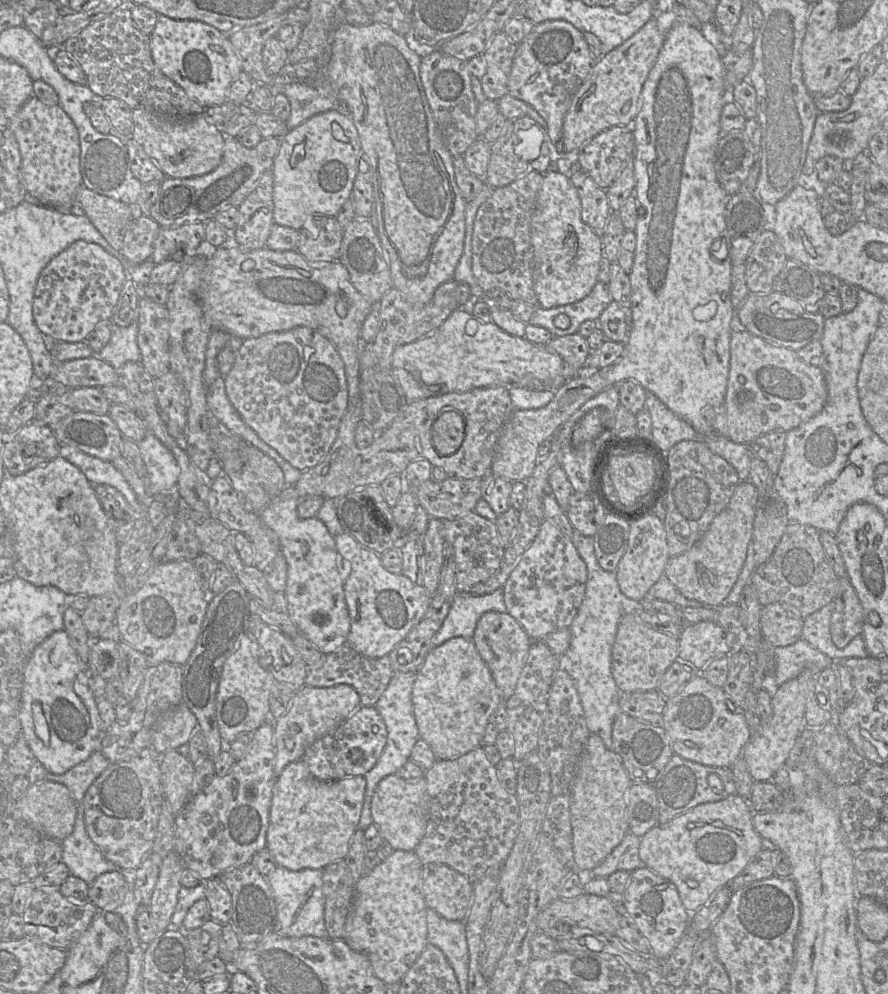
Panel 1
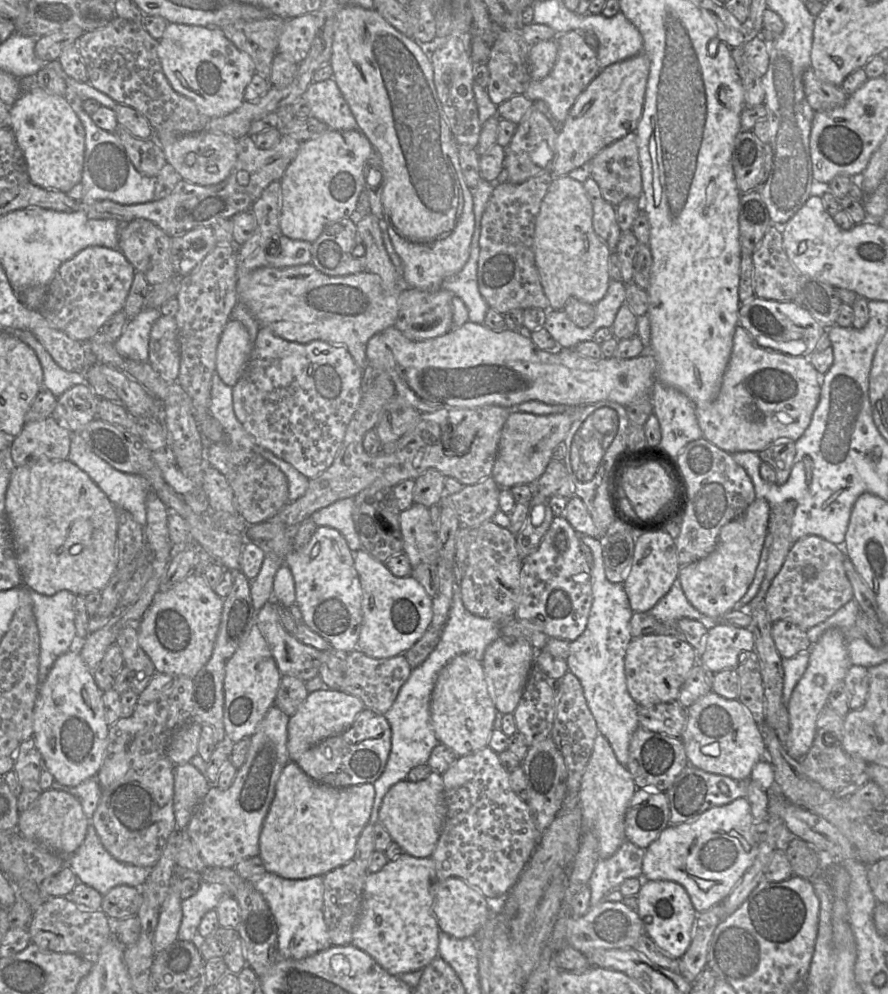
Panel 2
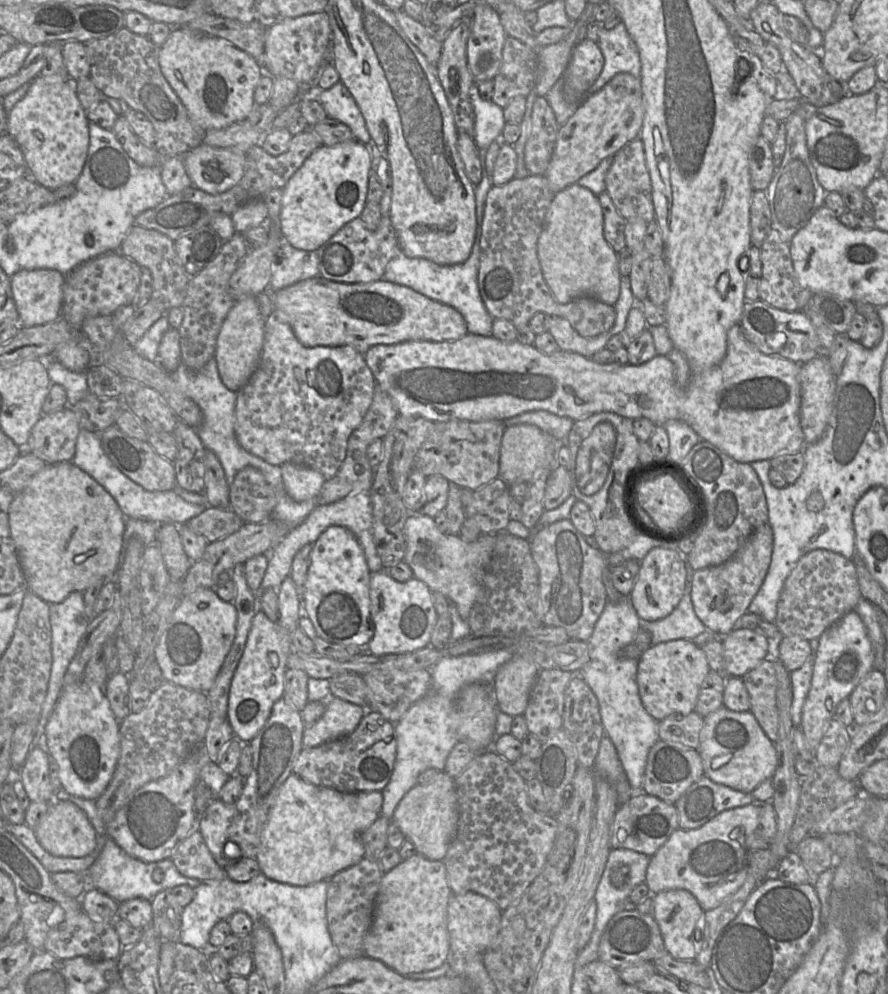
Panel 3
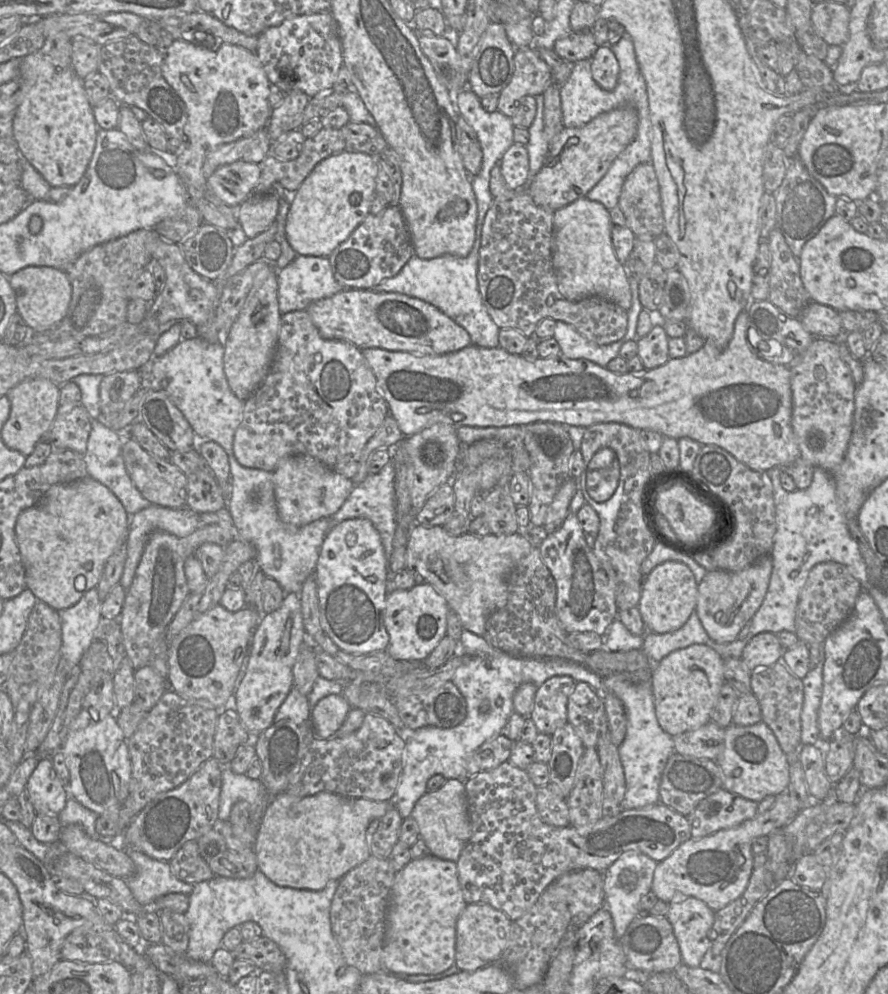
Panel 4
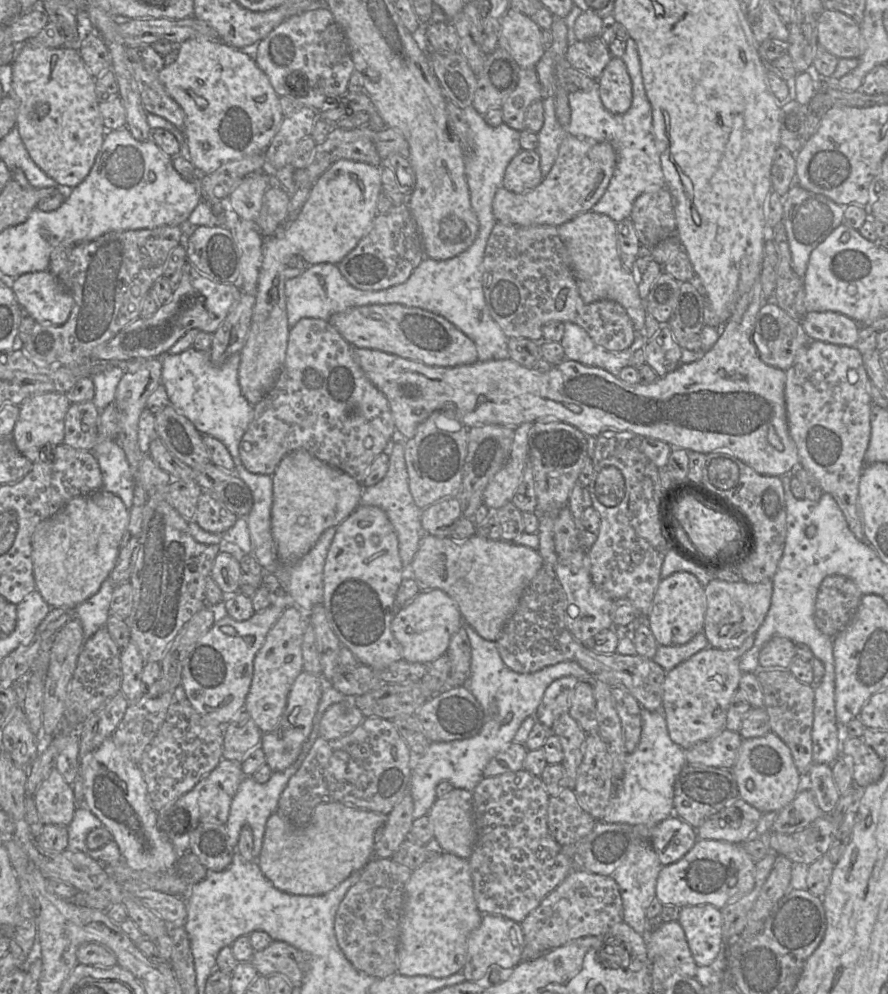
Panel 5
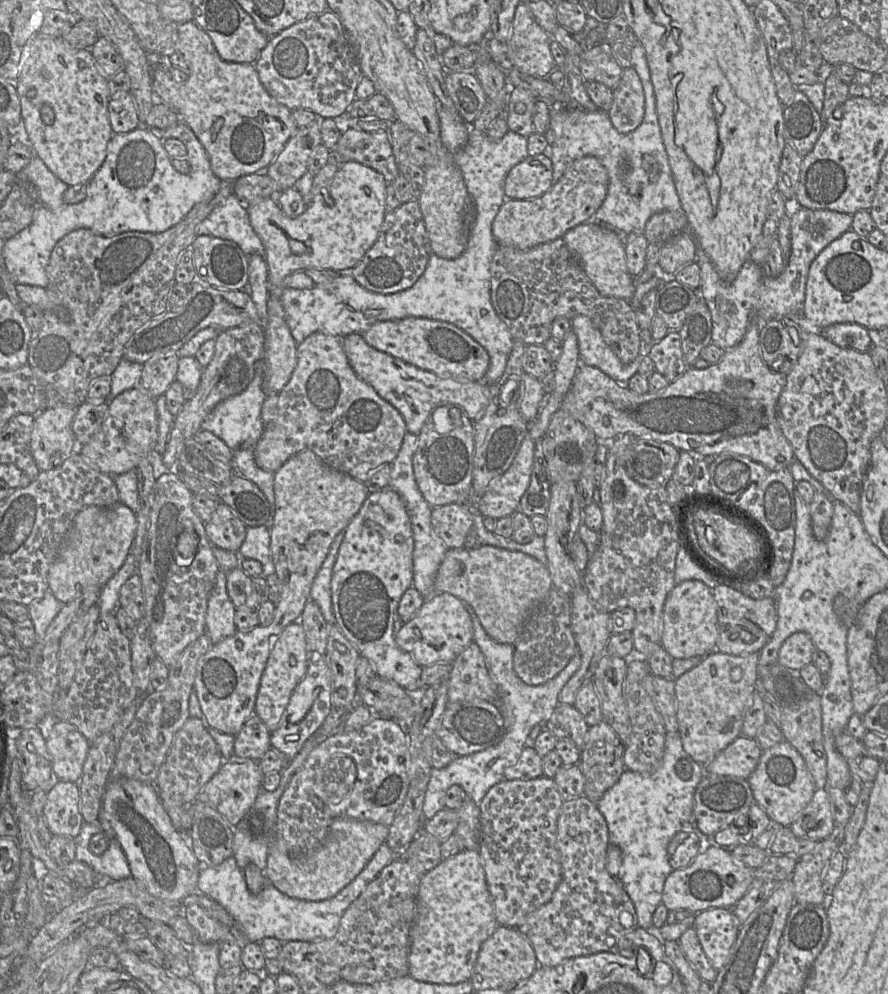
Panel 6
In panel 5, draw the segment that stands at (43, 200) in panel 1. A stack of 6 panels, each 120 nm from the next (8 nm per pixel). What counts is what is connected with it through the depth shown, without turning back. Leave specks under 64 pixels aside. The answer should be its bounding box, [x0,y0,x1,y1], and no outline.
[11,44,107,199]

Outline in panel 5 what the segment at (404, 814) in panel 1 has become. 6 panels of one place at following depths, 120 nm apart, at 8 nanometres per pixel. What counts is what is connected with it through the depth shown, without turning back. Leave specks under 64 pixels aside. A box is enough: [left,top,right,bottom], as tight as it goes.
[427,788,476,860]

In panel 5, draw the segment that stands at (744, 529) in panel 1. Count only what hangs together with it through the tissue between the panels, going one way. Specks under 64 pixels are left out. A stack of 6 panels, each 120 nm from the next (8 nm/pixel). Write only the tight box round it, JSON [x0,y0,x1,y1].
[703,578,772,650]

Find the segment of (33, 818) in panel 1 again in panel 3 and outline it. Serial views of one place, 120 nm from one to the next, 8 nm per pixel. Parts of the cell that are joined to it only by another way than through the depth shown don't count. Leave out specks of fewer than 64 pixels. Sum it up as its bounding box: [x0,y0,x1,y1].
[33,800,98,858]

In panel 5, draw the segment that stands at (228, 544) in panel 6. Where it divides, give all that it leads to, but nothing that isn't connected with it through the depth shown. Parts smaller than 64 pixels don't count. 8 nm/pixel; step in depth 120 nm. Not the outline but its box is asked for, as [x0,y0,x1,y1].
[195,491,237,533]

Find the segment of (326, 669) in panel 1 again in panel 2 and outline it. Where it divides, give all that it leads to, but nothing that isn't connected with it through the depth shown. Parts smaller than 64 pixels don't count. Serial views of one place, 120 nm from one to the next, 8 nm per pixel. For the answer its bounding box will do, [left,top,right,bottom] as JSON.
[340,650,412,715]

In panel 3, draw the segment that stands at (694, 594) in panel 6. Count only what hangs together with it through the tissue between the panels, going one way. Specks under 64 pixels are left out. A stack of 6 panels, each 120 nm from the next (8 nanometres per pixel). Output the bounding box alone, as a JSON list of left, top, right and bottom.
[629,547,687,622]

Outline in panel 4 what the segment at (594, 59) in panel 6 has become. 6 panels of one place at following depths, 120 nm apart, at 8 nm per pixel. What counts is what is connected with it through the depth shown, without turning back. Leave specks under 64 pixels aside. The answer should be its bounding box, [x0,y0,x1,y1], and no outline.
[553,31,598,62]

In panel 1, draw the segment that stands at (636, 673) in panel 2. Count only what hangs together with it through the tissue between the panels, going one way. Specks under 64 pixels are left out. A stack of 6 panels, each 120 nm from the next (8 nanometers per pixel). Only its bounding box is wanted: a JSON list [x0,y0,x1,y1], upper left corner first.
[611,614,678,693]

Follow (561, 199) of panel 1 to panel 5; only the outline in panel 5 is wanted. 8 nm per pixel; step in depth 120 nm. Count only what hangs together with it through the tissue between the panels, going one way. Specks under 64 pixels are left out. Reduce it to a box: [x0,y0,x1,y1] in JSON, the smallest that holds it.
[557,210,647,332]

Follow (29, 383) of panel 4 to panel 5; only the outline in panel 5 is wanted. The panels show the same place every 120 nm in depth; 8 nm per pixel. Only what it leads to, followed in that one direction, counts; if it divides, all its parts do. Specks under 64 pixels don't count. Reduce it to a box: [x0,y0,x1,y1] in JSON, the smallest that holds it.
[13,393,70,464]

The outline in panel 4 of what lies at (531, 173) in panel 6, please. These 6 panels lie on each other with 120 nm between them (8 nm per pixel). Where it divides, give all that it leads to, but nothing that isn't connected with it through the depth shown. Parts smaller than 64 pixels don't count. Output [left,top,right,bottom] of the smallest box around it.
[500,145,529,190]

